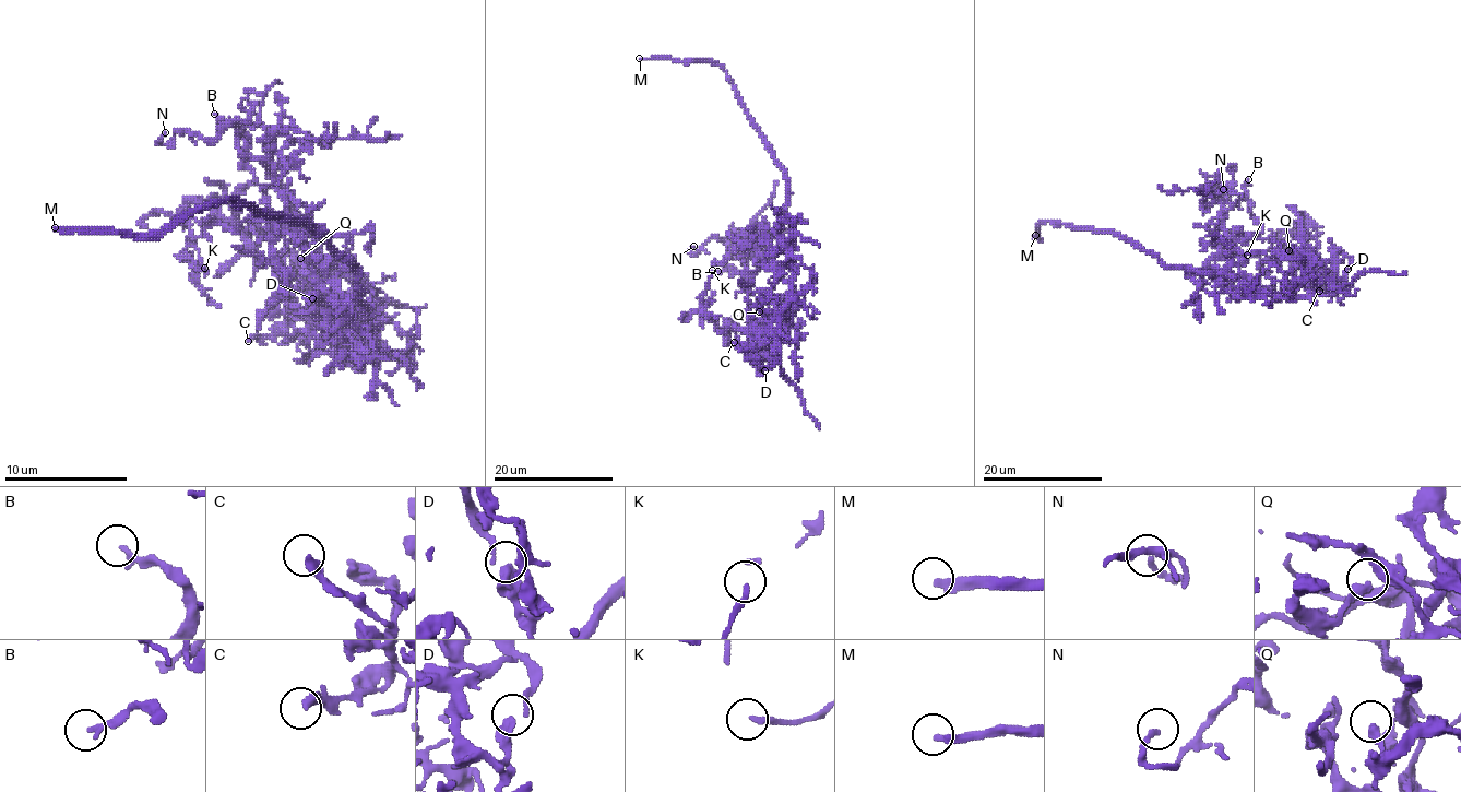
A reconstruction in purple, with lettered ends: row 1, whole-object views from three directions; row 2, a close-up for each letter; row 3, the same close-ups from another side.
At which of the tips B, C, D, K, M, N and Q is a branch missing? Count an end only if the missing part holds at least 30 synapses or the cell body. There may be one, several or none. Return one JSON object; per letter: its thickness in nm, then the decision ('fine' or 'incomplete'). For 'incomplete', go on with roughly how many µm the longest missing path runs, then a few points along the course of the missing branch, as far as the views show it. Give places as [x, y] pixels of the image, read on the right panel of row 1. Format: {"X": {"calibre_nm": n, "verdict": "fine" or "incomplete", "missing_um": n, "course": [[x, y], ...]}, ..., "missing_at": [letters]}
{"B": {"calibre_nm": 200, "verdict": "fine"}, "C": {"calibre_nm": 300, "verdict": "fine"}, "D": {"calibre_nm": 400, "verdict": "fine"}, "K": {"calibre_nm": 200, "verdict": "fine"}, "M": {"calibre_nm": 320, "verdict": "incomplete", "missing_um": 90}, "N": {"calibre_nm": 180, "verdict": "fine"}, "Q": {"calibre_nm": 280, "verdict": "fine"}, "missing_at": ["M"]}

